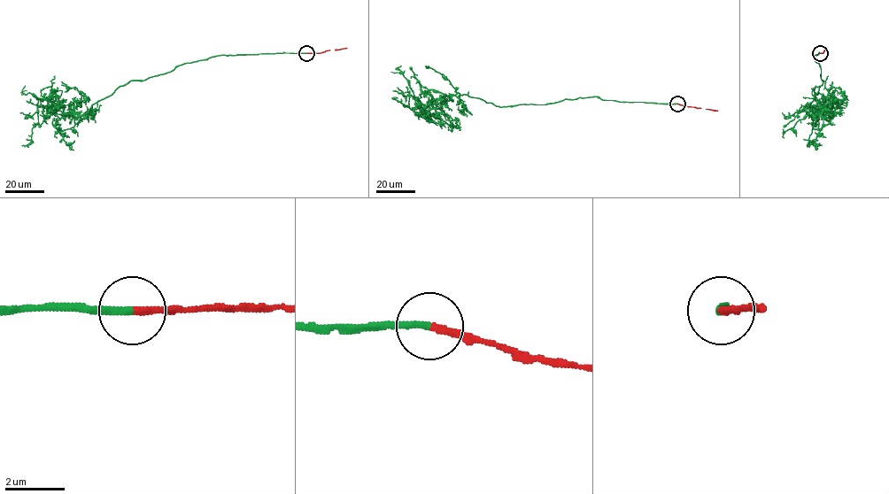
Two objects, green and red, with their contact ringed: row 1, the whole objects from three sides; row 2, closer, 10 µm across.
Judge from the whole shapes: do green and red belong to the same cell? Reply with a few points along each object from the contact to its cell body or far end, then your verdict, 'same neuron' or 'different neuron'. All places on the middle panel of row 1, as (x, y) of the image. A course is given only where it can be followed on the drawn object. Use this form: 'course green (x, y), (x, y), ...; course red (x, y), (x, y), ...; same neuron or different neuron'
course green (677, 104), (591, 96), (499, 106), (467, 95), (429, 89), (429, 104), (411, 110), (409, 96), (392, 90); course red (677, 104), (718, 110); same neuron

